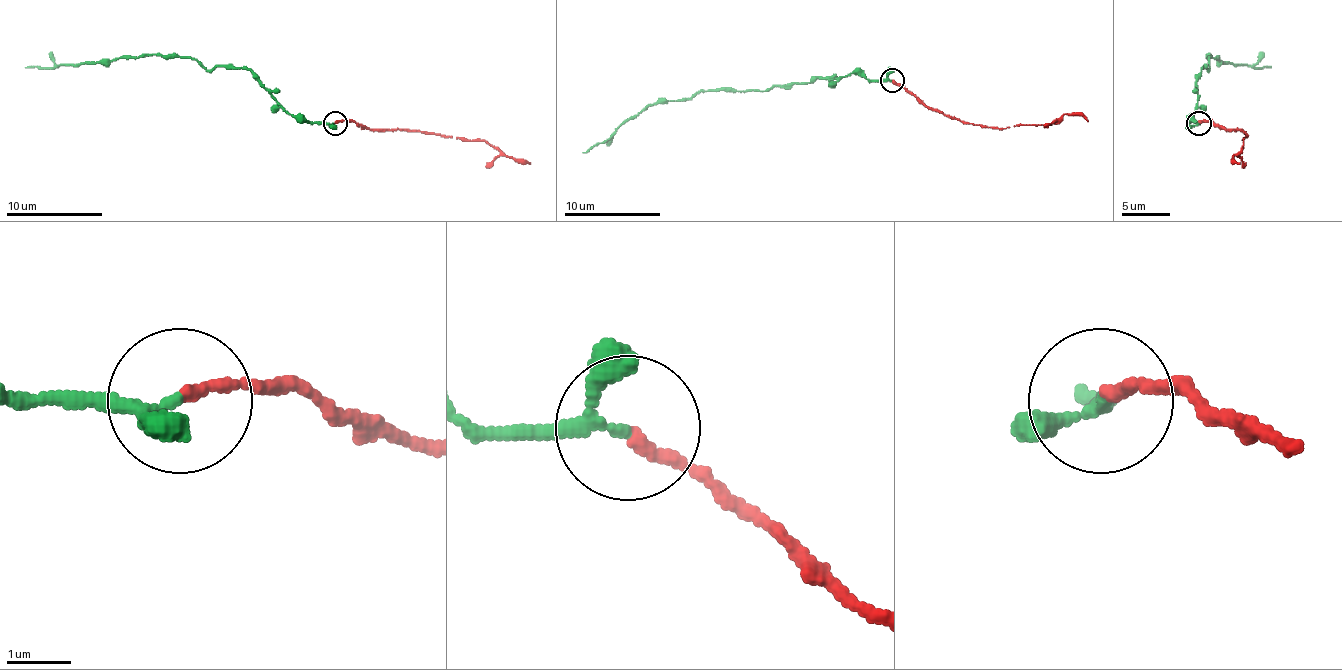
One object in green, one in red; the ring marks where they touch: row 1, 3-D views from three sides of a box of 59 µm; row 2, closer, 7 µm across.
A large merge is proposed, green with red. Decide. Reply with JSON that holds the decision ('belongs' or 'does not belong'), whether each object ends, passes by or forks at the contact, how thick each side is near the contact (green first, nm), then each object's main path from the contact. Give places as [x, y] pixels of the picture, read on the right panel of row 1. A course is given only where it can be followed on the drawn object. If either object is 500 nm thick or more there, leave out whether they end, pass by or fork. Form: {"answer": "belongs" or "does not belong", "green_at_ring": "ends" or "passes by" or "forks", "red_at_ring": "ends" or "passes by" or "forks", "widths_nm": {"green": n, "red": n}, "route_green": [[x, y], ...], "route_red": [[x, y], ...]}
{"answer": "belongs", "green_at_ring": "passes by", "red_at_ring": "ends", "widths_nm": {"green": 150, "red": 190}, "route_green": [[1199, 122], [1192, 117], [1201, 69], [1209, 69], [1209, 55], [1223, 62], [1271, 67]], "route_red": [[1199, 122], [1209, 120], [1226, 129], [1242, 132], [1247, 137], [1233, 156], [1240, 163]]}

